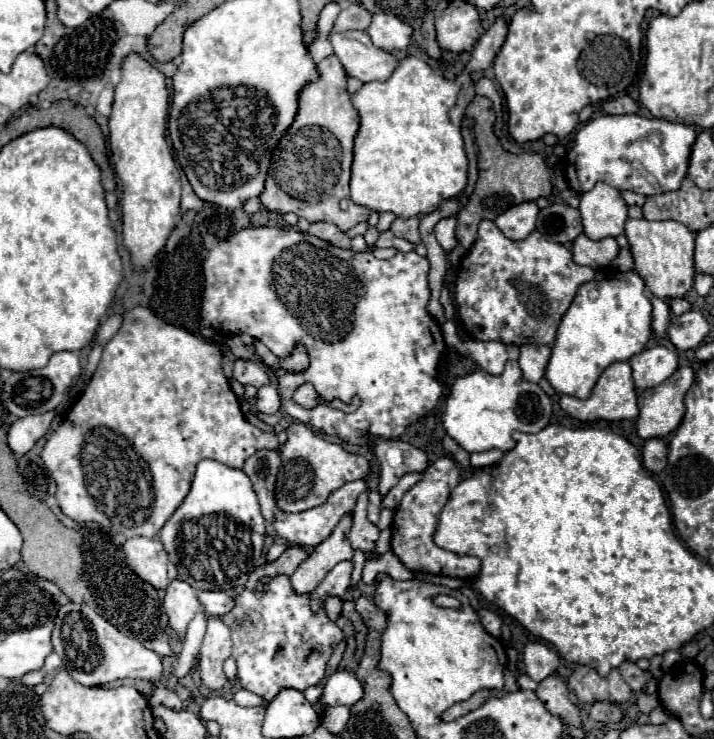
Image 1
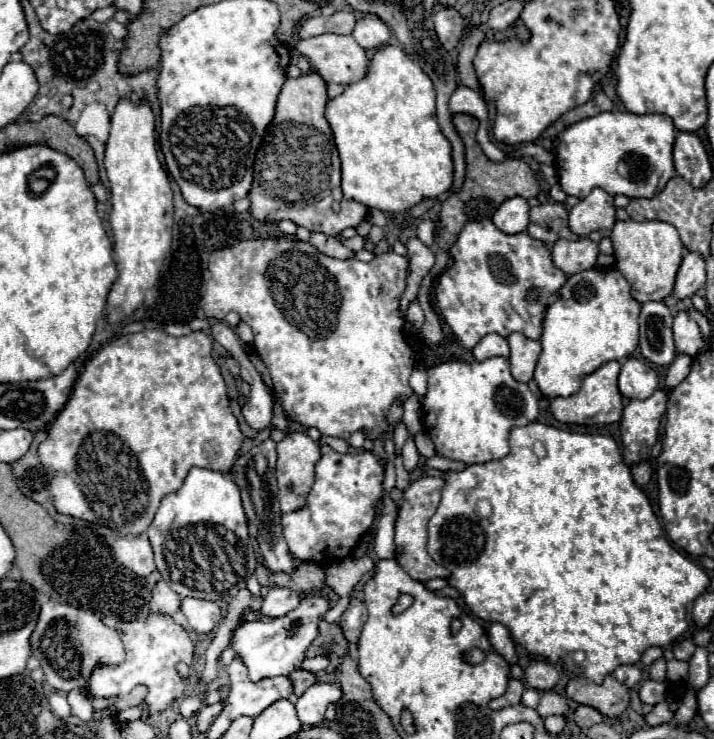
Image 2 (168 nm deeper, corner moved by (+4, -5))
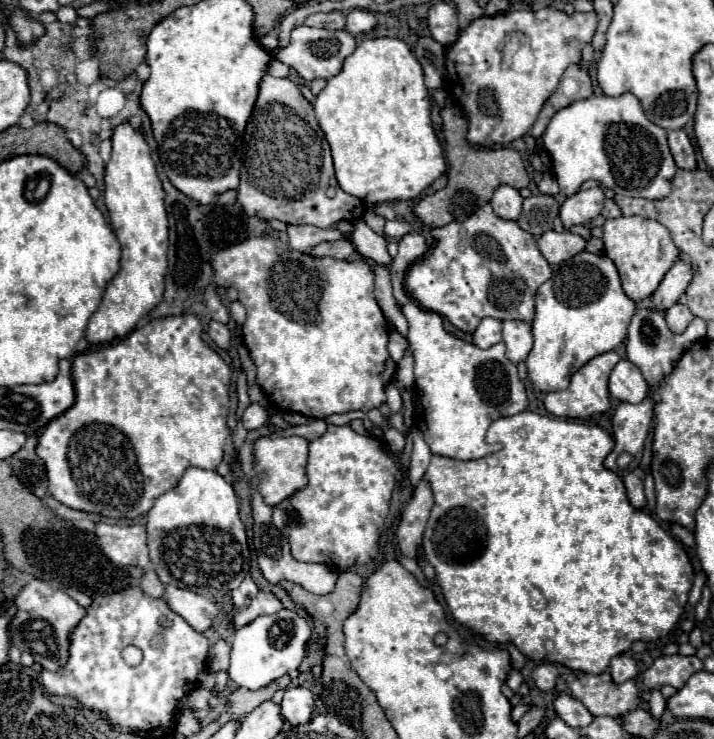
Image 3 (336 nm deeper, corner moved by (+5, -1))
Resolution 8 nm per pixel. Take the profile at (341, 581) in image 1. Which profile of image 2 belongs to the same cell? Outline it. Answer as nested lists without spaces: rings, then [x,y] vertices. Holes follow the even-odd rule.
[[[315,591],[311,595],[305,595],[301,605],[293,609],[291,613],[271,621],[271,623],[243,623],[235,631],[235,651],[239,657],[243,657],[243,663],[249,669],[251,681],[259,681],[263,677],[277,677],[277,675],[289,675],[295,669],[301,667],[305,659],[305,651],[311,645],[311,641],[319,633],[319,621],[329,611],[329,595]]]

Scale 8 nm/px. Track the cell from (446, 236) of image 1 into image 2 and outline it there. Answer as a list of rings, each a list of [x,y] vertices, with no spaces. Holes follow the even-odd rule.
[[[425,219],[417,225],[417,237],[425,243],[425,245],[433,245],[435,241],[435,233],[437,233],[437,221],[431,221],[431,219]]]

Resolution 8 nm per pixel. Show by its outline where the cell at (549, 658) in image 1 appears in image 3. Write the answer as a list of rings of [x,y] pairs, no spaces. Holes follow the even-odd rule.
[[[540,663],[532,671],[532,681],[540,691],[552,691],[556,687],[556,677],[558,677],[558,671],[552,663]]]

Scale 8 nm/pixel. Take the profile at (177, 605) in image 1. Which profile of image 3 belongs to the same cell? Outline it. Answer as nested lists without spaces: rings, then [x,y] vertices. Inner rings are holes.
[[[150,569],[142,575],[142,589],[152,597],[162,597],[164,595],[164,585],[158,581],[158,575],[156,575],[154,569]]]

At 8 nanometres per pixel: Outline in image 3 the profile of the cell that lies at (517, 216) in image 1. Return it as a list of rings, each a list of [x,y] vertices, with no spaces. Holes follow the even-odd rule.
[[[500,185],[500,187],[496,187],[496,191],[490,199],[490,205],[498,217],[514,221],[522,211],[522,197],[514,187]]]

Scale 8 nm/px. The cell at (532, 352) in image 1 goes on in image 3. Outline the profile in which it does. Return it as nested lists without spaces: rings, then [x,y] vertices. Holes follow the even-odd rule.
[[[502,321],[502,337],[506,343],[506,357],[512,363],[524,361],[532,349],[532,331],[524,321]]]

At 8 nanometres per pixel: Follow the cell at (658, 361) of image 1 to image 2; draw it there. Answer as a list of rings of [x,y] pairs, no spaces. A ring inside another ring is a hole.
[[[629,357],[621,365],[619,373],[619,391],[627,399],[647,399],[659,387],[659,375],[653,365],[647,361]]]

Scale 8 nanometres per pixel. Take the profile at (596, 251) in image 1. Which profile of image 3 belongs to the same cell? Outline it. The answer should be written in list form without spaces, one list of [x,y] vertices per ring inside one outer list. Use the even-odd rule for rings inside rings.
[[[546,231],[538,239],[538,249],[550,265],[566,261],[566,257],[572,257],[574,253],[584,251],[584,247],[586,247],[586,241],[576,233]]]

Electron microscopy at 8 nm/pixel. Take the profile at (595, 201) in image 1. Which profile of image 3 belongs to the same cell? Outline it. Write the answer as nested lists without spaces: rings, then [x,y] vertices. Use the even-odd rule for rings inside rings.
[[[602,189],[578,191],[562,203],[560,219],[566,229],[570,229],[574,225],[586,225],[602,211],[602,205],[604,205]]]

